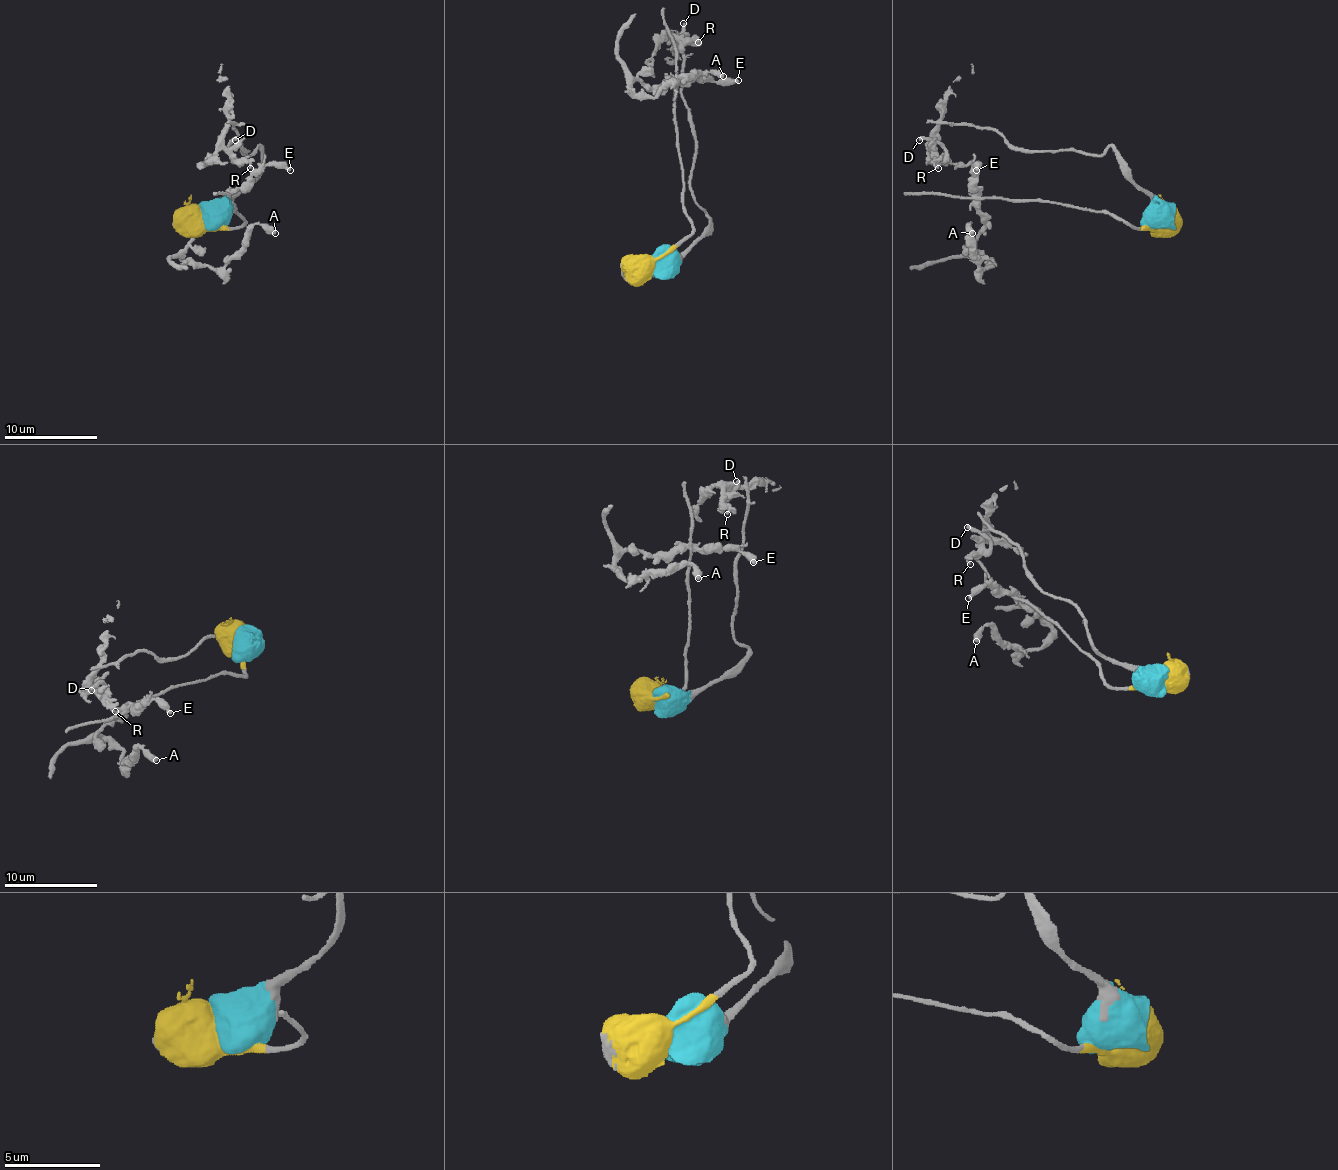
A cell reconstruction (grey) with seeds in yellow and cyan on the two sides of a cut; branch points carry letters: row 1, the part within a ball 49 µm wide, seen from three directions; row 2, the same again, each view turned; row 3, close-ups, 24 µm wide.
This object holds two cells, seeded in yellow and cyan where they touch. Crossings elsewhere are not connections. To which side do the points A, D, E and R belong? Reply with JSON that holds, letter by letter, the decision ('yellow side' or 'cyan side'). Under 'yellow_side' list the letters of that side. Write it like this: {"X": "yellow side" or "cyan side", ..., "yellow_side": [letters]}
{"A": "yellow side", "D": "cyan side", "E": "yellow side", "R": "cyan side", "yellow_side": ["A", "E"]}

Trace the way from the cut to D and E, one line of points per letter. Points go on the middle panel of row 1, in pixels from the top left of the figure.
D: (652, 263), (685, 253), (708, 230), (690, 186), (694, 128), (671, 37), (685, 34), (683, 23)
E: (652, 263), (692, 232), (692, 221), (683, 204), (676, 88), (692, 81), (739, 81)

